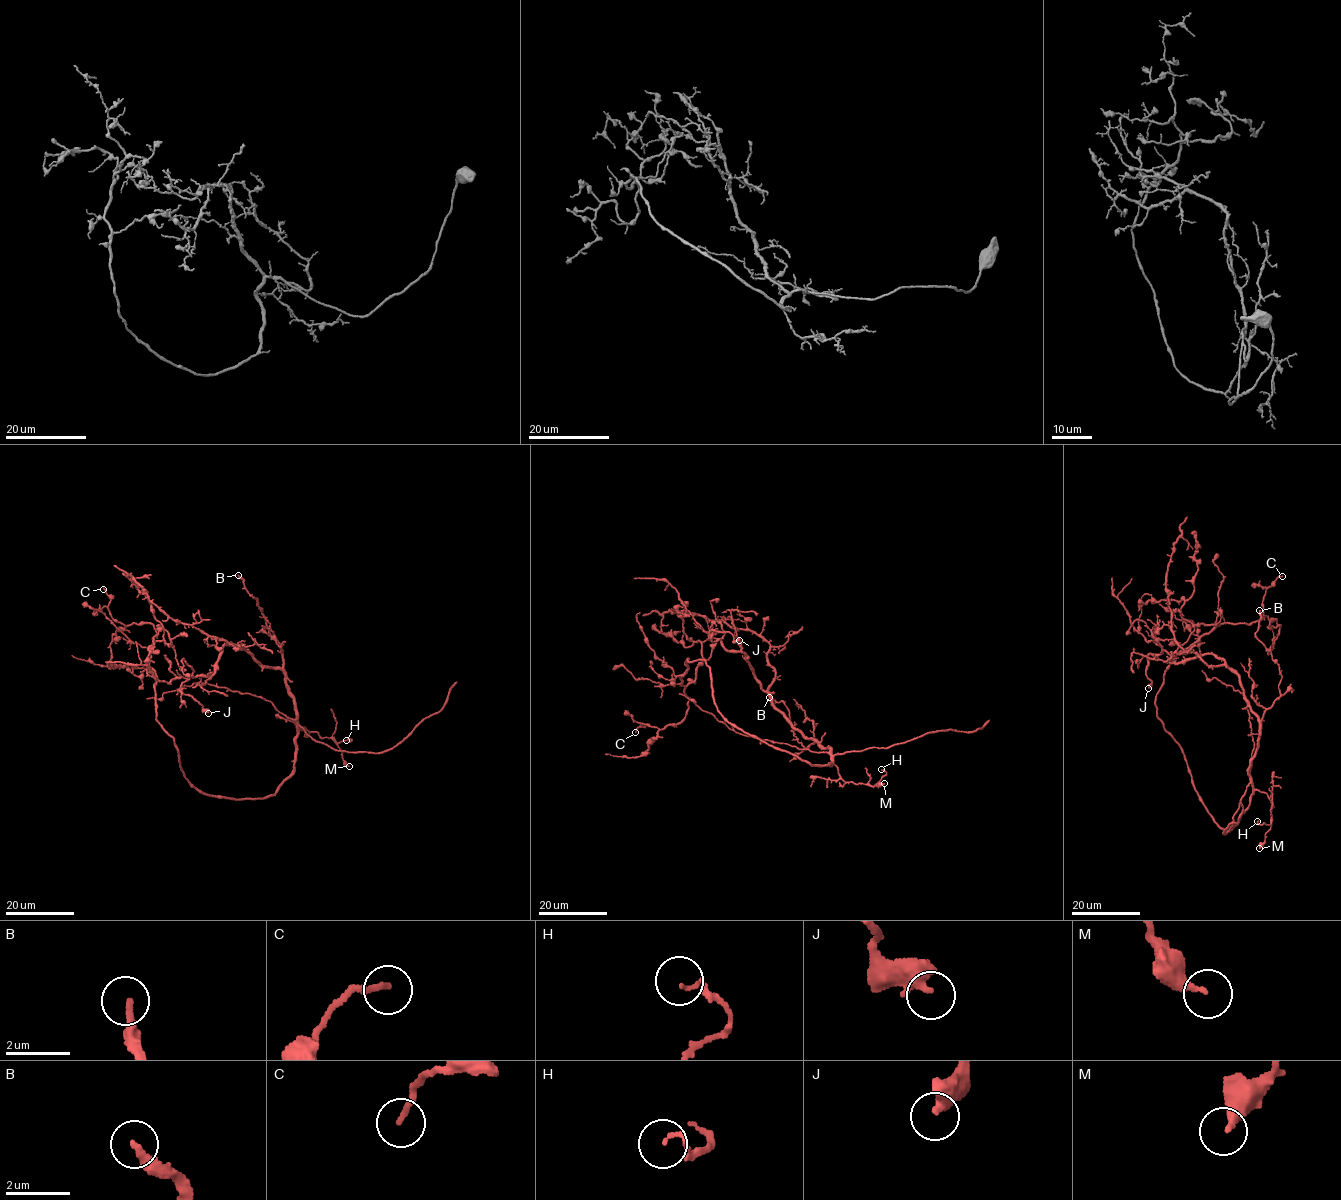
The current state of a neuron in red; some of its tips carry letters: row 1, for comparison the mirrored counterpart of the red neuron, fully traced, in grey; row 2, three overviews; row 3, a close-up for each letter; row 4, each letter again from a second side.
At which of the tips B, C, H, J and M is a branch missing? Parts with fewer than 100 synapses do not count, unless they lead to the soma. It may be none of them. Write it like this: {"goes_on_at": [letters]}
{"goes_on_at": []}

